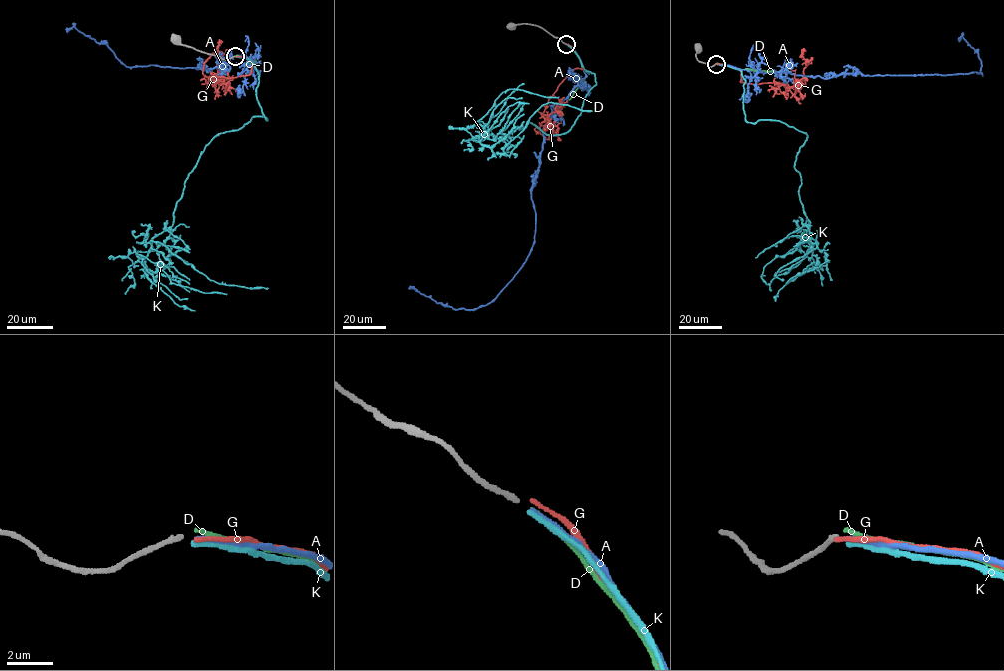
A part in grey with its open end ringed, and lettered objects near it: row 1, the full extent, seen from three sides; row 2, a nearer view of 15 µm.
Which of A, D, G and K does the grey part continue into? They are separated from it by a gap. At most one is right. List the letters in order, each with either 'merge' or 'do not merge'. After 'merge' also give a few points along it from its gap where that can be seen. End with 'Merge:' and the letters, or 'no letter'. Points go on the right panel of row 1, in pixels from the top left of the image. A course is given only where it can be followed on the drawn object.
A: do not merge
D: do not merge
G: do not merge
K: do not merge
Merge: no letter

